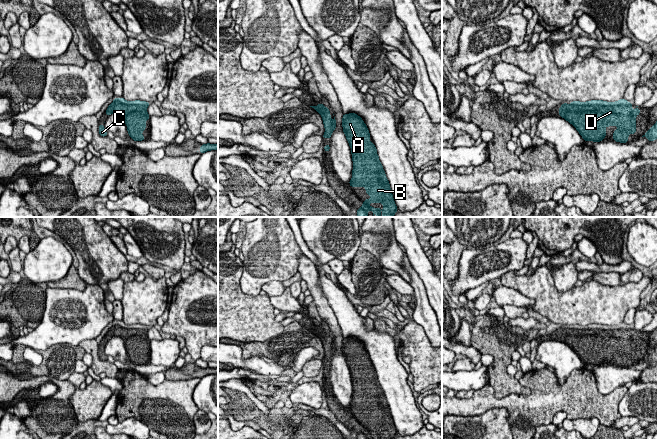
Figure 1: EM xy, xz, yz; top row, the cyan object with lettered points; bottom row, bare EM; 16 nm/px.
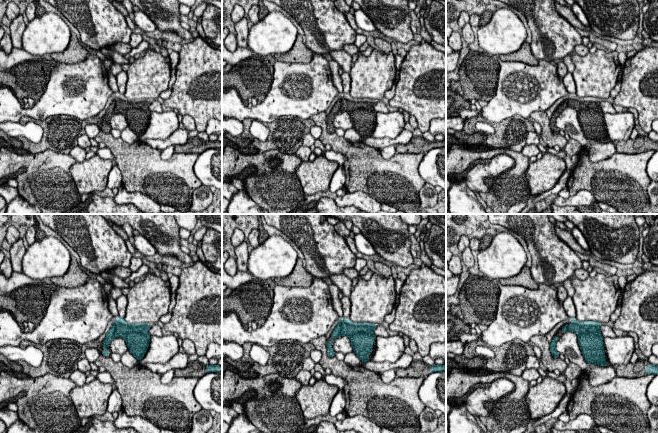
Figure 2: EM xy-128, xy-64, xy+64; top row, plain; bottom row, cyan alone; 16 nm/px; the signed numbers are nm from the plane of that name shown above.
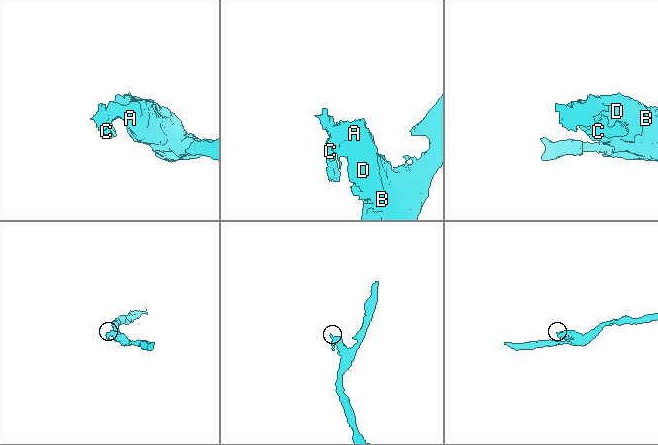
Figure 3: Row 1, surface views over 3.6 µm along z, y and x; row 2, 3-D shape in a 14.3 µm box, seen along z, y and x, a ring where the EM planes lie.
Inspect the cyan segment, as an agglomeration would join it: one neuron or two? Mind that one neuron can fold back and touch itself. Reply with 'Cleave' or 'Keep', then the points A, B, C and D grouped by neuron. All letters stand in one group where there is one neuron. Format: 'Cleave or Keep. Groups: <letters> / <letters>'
Cleave. Groups: A C / B D

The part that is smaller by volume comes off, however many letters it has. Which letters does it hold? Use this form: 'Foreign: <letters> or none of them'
Foreign: A, C

